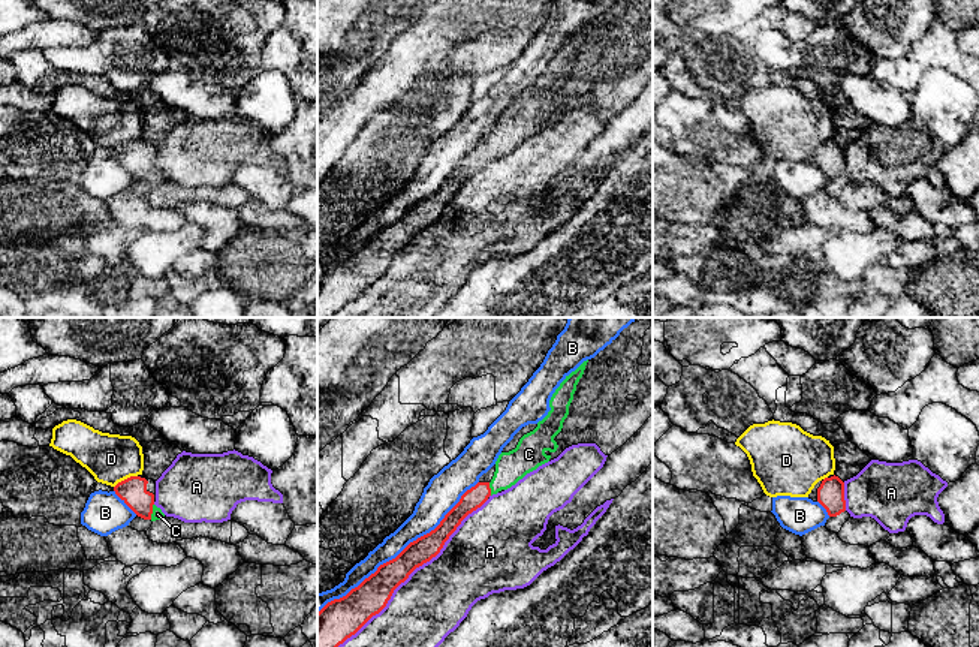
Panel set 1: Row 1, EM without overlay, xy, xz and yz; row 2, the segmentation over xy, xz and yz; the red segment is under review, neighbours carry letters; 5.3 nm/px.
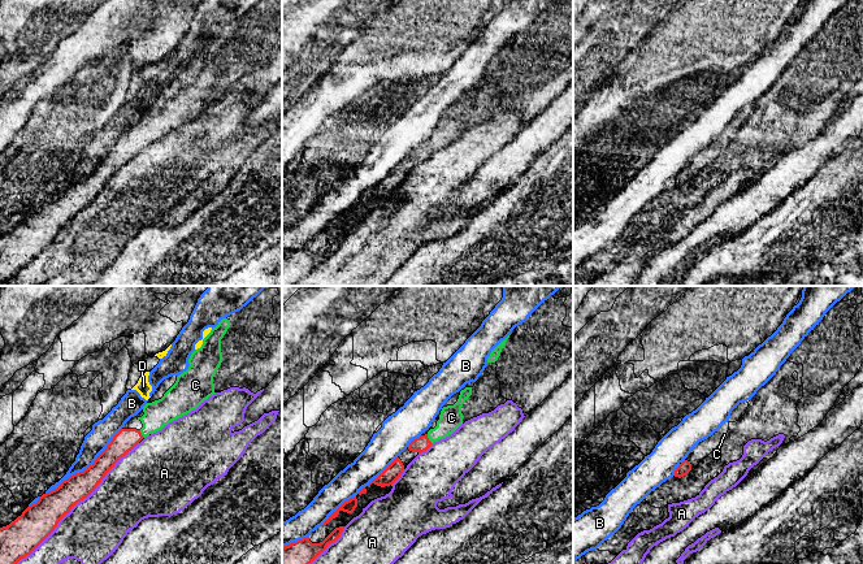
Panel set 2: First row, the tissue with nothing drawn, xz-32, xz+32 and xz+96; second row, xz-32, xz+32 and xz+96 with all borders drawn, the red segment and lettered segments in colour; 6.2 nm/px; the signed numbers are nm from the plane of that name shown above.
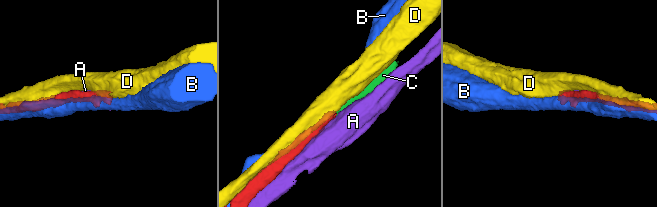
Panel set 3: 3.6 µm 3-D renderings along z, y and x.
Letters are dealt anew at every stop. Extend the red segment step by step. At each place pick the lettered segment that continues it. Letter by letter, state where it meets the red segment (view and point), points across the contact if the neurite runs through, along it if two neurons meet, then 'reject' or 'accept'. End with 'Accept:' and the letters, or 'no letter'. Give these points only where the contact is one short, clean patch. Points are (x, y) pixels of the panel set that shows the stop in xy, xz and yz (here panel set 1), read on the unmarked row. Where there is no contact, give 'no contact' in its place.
A: contact xz (410, 237); reject
B: contact xz (401, 216); reject
C: contact xy (151, 175); way xy (133, 156), (151, 175), (157, 178); accept
D: contact xy (124, 144); reject
Accept: C

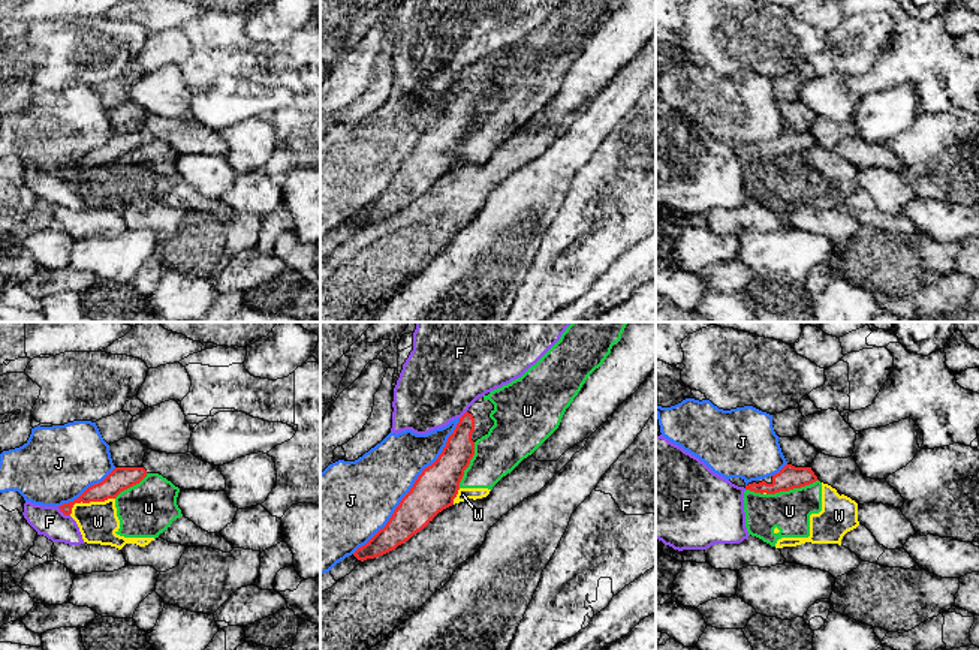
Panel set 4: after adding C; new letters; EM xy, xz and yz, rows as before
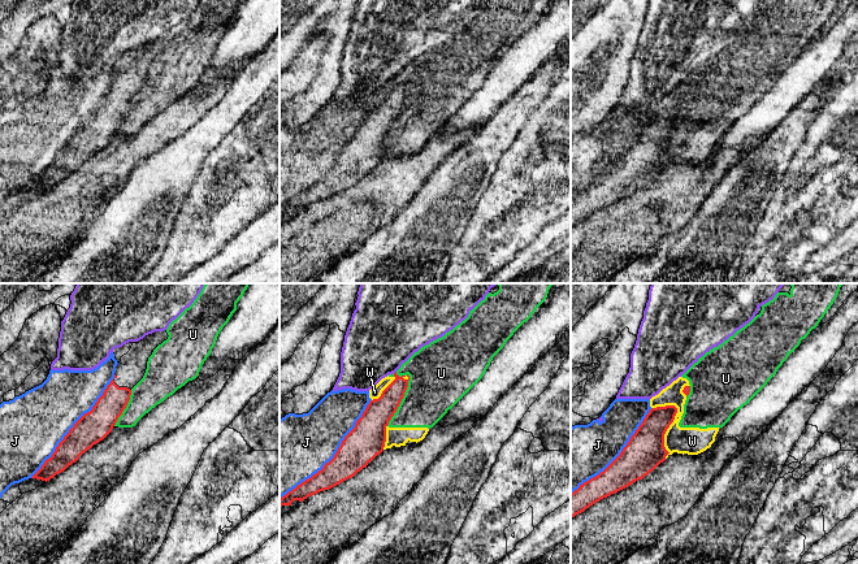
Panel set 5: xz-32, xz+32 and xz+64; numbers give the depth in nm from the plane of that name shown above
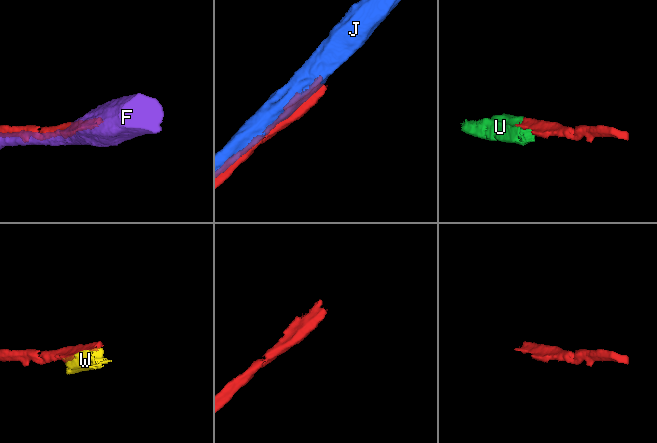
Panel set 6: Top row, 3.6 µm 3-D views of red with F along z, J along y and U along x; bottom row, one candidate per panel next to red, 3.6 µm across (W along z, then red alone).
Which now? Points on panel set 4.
F: contact xy (63, 177); reject
J: contact xz (412, 152); reject
U: contact yz (792, 153); border yz (818, 144), (767, 159); reject
W: contact xy (89, 166); reject
Accept: no letter

